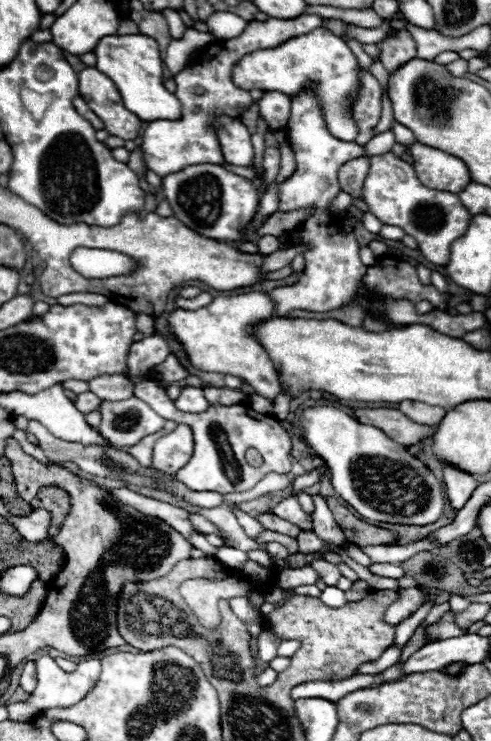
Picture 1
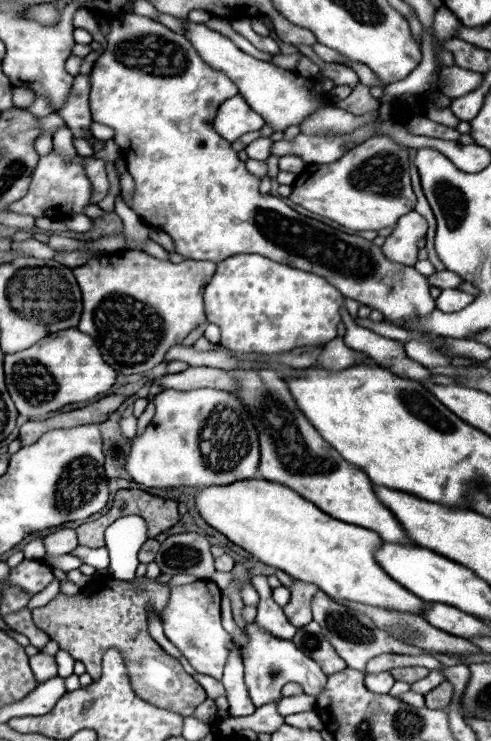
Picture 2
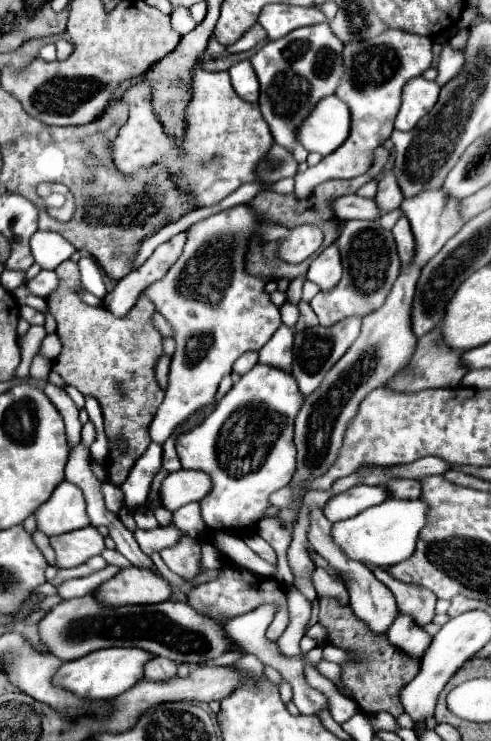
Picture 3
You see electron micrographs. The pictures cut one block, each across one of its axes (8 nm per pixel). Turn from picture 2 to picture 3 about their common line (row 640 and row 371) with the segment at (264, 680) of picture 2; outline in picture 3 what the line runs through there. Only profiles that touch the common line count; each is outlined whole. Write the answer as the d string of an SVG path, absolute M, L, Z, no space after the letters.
M256 364L222 396L202 424L178 438L176 450L182 468L202 470L212 478L212 492L200 502L202 518L210 530L242 530L246 526L254 526L264 518L264 512L270 506L268 496L290 482L296 466L292 428L296 412L300 410L300 402L304 402L304 394L300 392L290 370Z

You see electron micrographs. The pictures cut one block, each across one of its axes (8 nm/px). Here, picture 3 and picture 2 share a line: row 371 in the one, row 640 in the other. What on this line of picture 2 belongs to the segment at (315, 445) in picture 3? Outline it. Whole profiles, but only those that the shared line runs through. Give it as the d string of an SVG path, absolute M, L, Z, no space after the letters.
M324 592L316 594L316 598L312 600L312 612L314 612L314 620L320 622L322 630L324 630L324 636L328 640L332 640L332 646L336 648L336 652L346 660L348 668L354 668L354 670L360 670L364 672L366 670L366 662L374 656L380 656L380 654L406 654L406 656L412 656L412 654L424 654L420 648L416 646L410 646L410 644L404 644L396 638L392 638L388 632L380 630L370 616L358 612L358 610L352 610L344 604L338 604L334 602L332 598L328 598Z

